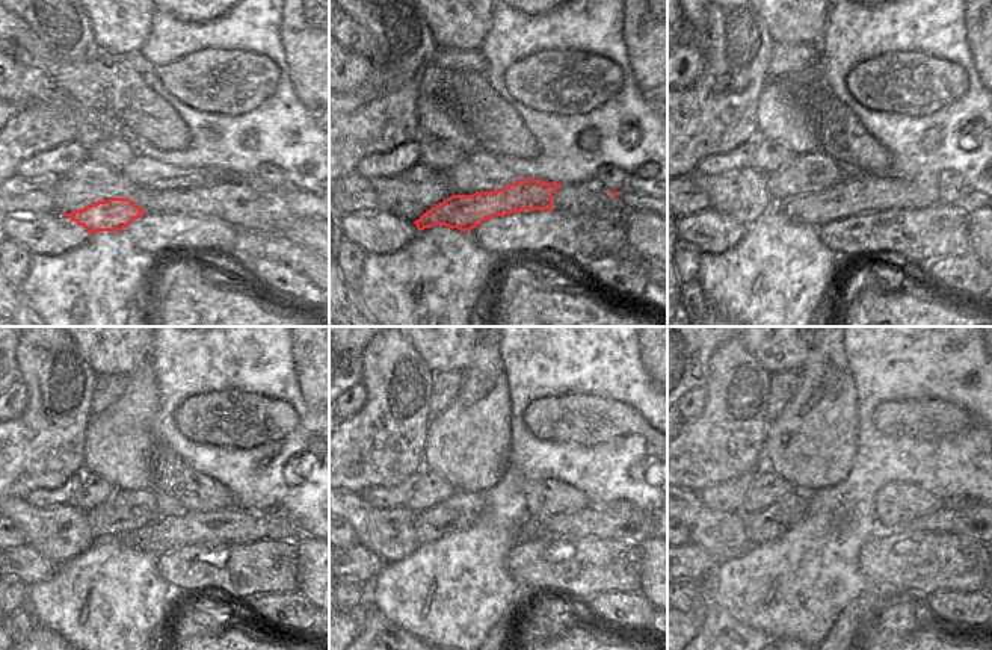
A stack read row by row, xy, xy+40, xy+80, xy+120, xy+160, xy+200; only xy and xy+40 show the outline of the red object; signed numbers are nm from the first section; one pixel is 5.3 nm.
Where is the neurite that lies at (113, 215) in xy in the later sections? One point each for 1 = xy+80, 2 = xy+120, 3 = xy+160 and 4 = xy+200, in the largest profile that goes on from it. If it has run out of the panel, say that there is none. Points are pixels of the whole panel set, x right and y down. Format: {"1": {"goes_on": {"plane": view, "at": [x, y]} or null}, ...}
{"1": {"goes_on": {"plane": "xy+80", "at": [858, 192]}}, "2": {"goes_on": {"plane": "xy+120", "at": [234, 525]}}, "3": {"goes_on": {"plane": "xy+160", "at": [621, 520]}}, "4": {"goes_on": {"plane": "xy+200", "at": [968, 519]}}}

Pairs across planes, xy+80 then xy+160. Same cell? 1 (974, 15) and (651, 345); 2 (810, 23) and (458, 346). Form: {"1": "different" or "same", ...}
{"1": "same", "2": "same"}

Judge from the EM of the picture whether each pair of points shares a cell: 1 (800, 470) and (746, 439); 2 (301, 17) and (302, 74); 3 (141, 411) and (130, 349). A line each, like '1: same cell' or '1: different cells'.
1: different cells
2: same cell
3: different cells

